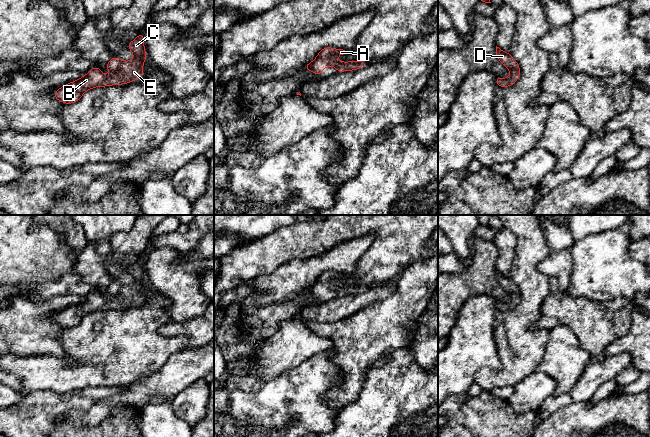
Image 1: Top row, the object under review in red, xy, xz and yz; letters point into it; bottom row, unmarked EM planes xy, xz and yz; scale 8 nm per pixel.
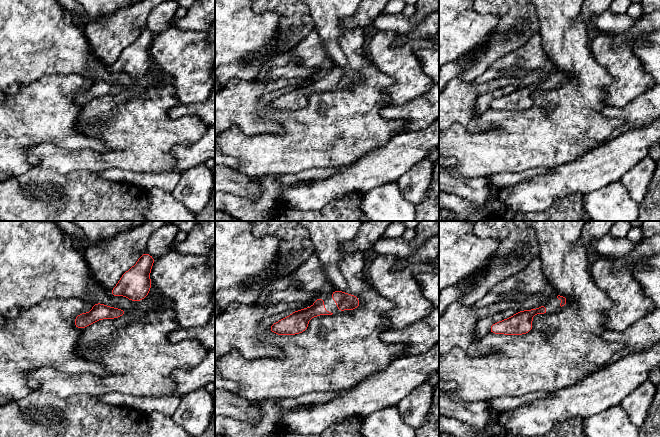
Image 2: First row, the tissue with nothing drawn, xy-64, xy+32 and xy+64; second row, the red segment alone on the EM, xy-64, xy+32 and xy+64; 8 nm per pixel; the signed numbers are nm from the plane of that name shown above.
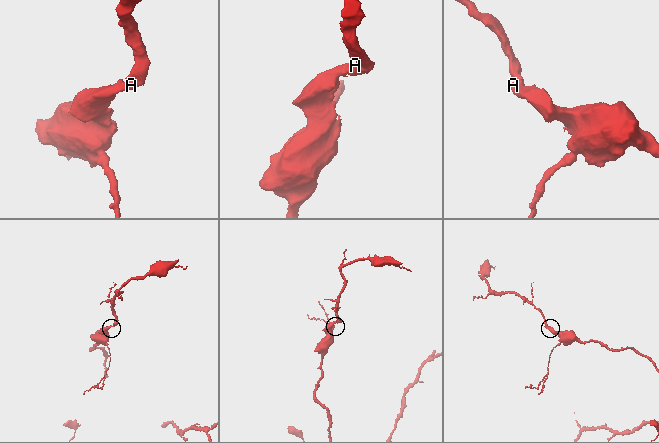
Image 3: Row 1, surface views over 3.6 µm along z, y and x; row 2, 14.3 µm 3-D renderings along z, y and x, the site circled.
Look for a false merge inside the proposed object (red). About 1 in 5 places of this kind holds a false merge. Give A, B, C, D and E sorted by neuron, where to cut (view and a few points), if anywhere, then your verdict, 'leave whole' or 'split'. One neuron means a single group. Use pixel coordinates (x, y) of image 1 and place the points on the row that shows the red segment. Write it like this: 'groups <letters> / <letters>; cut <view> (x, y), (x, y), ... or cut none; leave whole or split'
groups A B C D E; cut none; leave whole

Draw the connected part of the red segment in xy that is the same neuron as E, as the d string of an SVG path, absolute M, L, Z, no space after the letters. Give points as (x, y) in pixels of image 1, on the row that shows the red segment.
M139 34L127 47L131 50L134 58L131 61L123 61L118 57L106 64L110 74L105 76L100 68L94 66L80 79L60 87L53 95L55 99L67 105L77 102L89 89L111 85L122 85L139 79L143 74L143 63L147 55L144 48L144 34Z

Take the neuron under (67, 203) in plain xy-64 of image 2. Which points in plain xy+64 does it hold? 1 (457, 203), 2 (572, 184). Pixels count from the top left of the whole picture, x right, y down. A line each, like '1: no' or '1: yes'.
1: yes
2: no

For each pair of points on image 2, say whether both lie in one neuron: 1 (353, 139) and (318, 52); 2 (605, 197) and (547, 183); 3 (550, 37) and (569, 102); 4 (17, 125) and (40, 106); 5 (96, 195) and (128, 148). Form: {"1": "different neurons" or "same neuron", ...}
{"1": "different neurons", "2": "different neurons", "3": "same neuron", "4": "same neuron", "5": "different neurons"}

